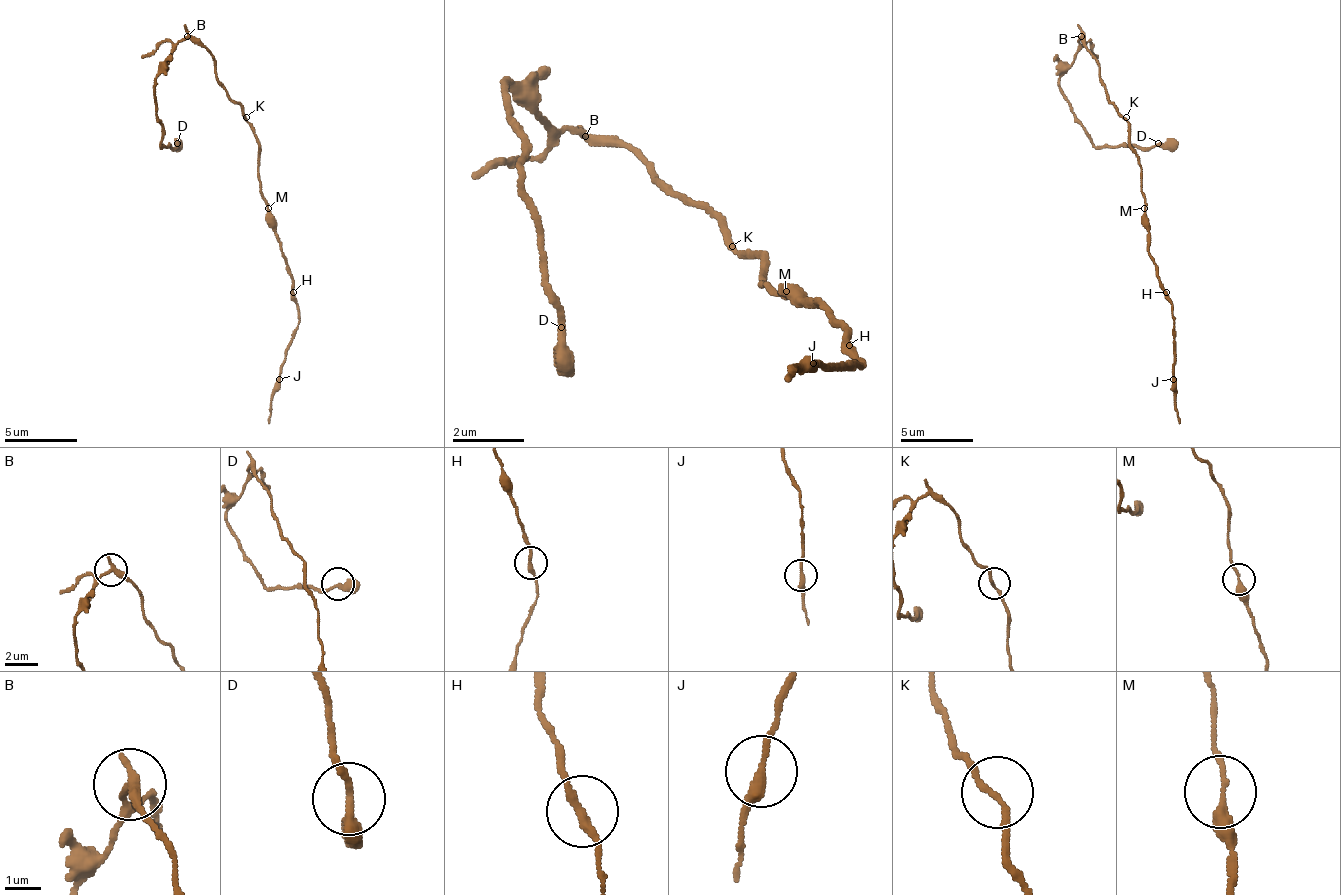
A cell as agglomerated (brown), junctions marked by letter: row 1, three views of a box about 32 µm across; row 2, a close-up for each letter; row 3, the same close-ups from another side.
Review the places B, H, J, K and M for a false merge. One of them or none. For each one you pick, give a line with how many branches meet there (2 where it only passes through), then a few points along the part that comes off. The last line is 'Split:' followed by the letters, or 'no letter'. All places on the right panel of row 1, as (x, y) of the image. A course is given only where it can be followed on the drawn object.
B: branches 2; course (1082, 37), (1075, 63), (1060, 77), (1075, 121), (1097, 146), (1169, 146), (1177, 139)
Split: B

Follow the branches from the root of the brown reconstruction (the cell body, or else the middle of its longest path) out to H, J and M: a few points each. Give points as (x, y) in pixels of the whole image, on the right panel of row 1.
H: (1122, 117), (1129, 124), (1129, 150), (1140, 168), (1147, 248), (1155, 263), (1155, 274), (1166, 292)
J: (1122, 117), (1129, 124), (1129, 150), (1140, 168), (1147, 248), (1173, 306), (1173, 379)
M: (1122, 117), (1129, 124), (1129, 150), (1140, 168), (1144, 208)

